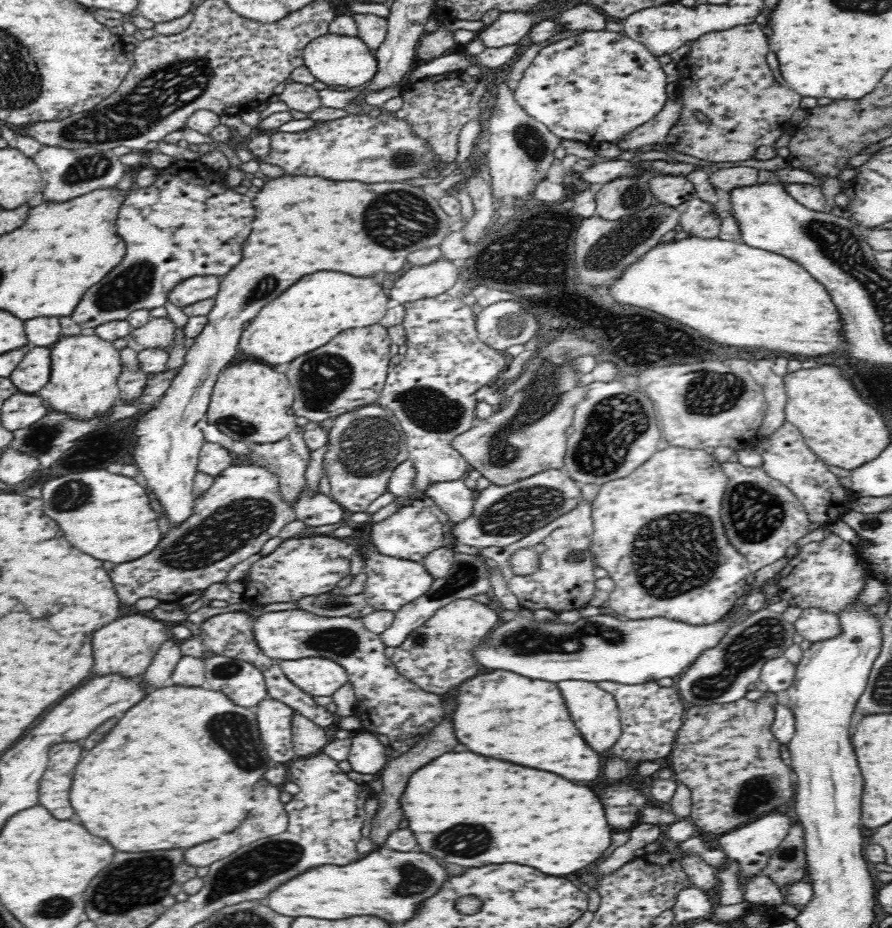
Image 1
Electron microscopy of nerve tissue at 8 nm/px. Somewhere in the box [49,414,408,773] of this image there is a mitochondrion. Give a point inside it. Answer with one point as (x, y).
(230, 528)

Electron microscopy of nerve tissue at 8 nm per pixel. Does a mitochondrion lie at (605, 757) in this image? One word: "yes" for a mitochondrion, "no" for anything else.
no

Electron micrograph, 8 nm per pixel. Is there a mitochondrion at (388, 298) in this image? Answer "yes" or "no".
no

